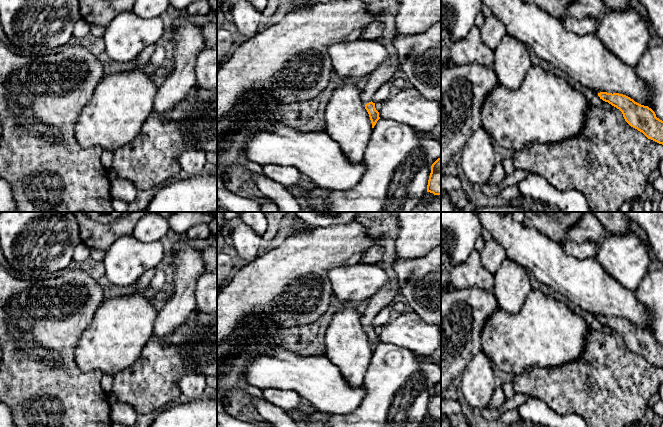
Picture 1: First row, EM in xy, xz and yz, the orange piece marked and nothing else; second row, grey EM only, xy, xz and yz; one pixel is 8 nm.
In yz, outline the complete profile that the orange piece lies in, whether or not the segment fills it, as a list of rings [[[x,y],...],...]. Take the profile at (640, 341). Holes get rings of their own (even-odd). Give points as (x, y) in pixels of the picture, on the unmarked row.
[[[600,316],[598,320],[619,333],[631,351],[642,356],[648,363],[663,369],[663,345],[656,341],[651,332],[619,317]]]

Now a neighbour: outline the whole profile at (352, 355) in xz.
[[[351,308],[339,310],[322,335],[325,356],[351,386],[362,386],[373,352],[361,324],[361,314]]]

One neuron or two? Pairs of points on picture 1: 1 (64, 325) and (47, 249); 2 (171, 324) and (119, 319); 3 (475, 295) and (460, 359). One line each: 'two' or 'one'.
1: two
2: two
3: one

